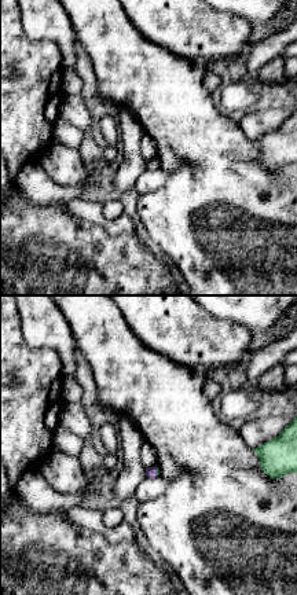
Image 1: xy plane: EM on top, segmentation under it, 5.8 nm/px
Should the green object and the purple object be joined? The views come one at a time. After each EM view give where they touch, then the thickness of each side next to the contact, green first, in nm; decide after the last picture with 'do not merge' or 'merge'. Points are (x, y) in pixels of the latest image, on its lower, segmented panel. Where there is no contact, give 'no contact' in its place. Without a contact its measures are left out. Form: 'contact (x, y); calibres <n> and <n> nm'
contact (157, 472); calibres 20 and 60 nm

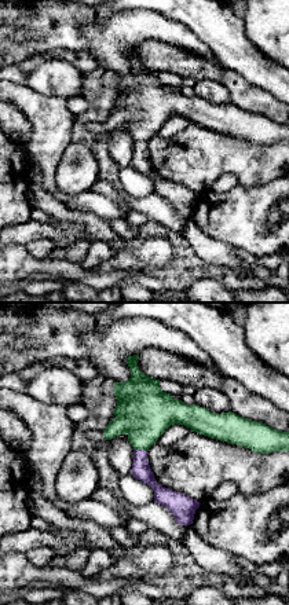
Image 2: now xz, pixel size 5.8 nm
contact (141, 448); calibres 320 and 110 nm

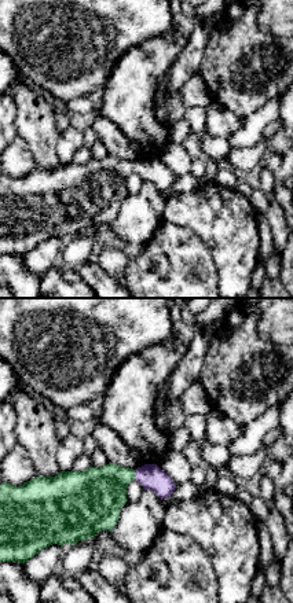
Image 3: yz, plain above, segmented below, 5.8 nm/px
contact (134, 474); calibres 320 and 150 nm

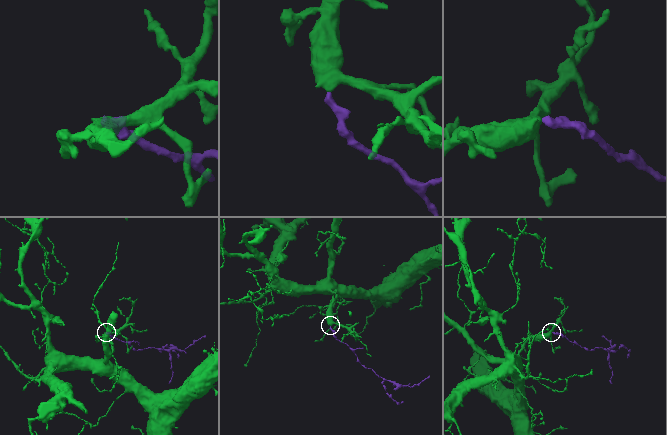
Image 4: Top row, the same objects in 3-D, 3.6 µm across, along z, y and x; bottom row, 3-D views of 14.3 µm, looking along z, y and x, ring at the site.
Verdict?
merge

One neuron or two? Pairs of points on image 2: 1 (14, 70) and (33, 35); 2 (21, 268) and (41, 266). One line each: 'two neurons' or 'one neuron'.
1: two neurons
2: one neuron

